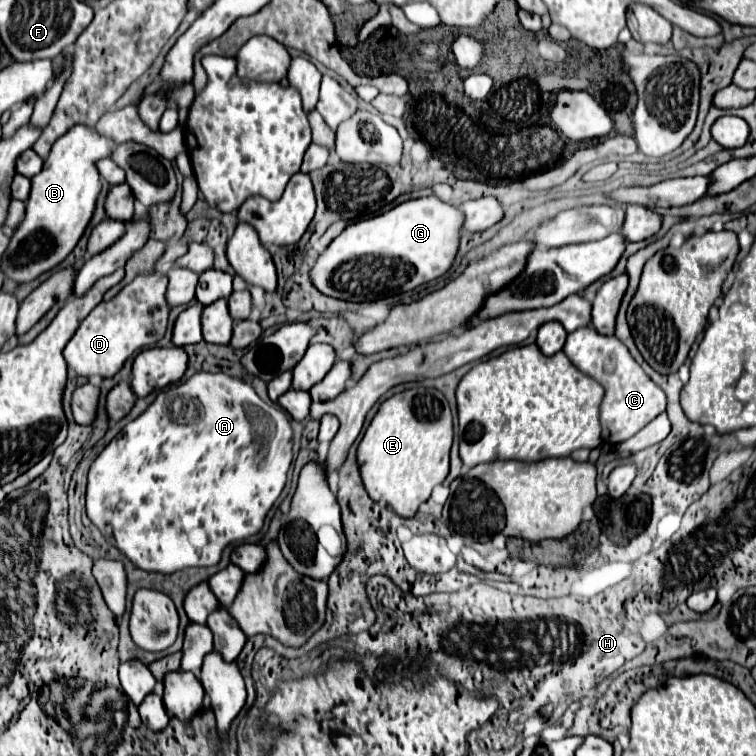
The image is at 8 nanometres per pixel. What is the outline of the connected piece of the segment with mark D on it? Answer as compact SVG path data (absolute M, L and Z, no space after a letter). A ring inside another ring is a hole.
M177 240L173 246L167 246L165 254L159 262L155 262L153 270L139 274L129 286L125 286L115 298L109 302L101 302L93 308L93 312L79 324L77 332L69 340L63 350L63 356L79 376L101 376L111 378L115 376L123 362L135 354L137 350L155 346L167 330L167 318L171 306L165 300L167 292L167 268L177 264L181 256L187 254L191 240Z

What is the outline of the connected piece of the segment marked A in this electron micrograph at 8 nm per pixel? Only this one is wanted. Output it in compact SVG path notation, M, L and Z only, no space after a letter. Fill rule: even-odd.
M197 372L187 382L167 388L165 392L157 394L153 404L135 420L131 420L123 428L123 438L111 440L105 450L97 456L89 470L89 484L86 487L86 512L89 520L103 532L103 536L123 552L135 568L145 572L161 572L161 574L175 574L183 568L199 568L199 566L217 566L221 562L223 550L233 542L243 542L249 536L261 532L267 512L273 508L277 498L281 496L287 484L287 472L293 464L293 428L287 414L275 406L265 404L257 392L243 380L227 376L227 374L211 374L211 372ZM249 414L255 414L255 428L249 420ZM111 526L111 534L105 530Z

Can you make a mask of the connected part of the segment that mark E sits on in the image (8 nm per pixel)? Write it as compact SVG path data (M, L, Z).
M411 388L387 398L371 420L359 450L357 462L363 484L375 502L387 502L403 518L415 516L417 508L429 500L433 488L449 474L449 450L453 444L453 416L447 398L437 388Z

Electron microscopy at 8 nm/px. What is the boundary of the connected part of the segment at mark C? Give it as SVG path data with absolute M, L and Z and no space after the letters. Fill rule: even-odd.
M585 326L567 336L563 352L583 374L593 376L605 388L605 398L601 404L601 426L605 442L623 442L639 432L645 424L649 424L655 416L665 412L665 392L641 370L641 366L629 354L627 346L619 342L617 336L603 336L595 332L593 326Z

